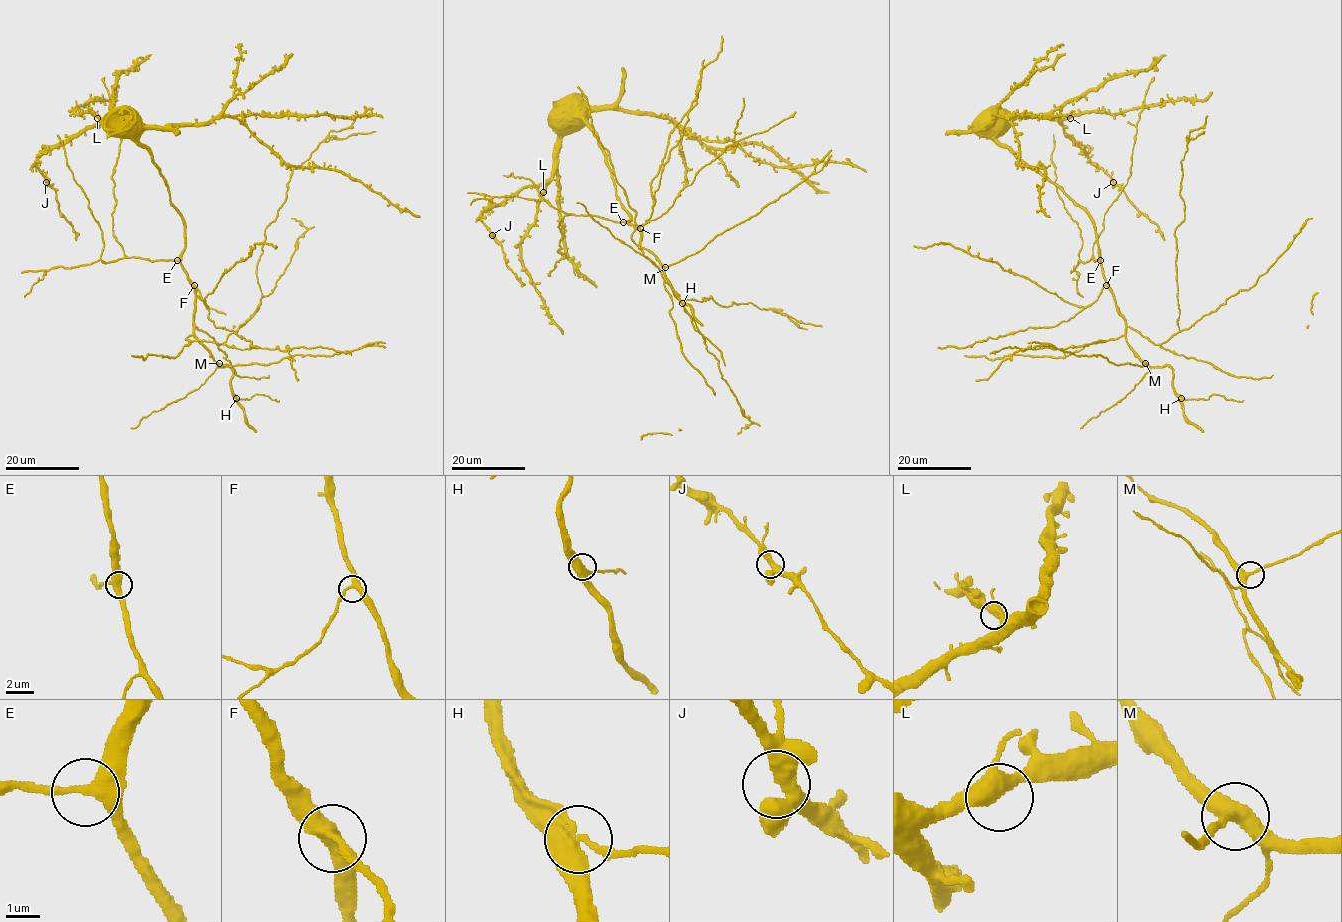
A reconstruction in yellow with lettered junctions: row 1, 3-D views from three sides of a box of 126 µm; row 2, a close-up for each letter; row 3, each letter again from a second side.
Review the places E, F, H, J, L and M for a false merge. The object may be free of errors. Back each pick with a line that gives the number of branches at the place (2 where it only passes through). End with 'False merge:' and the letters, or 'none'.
False merge: none

